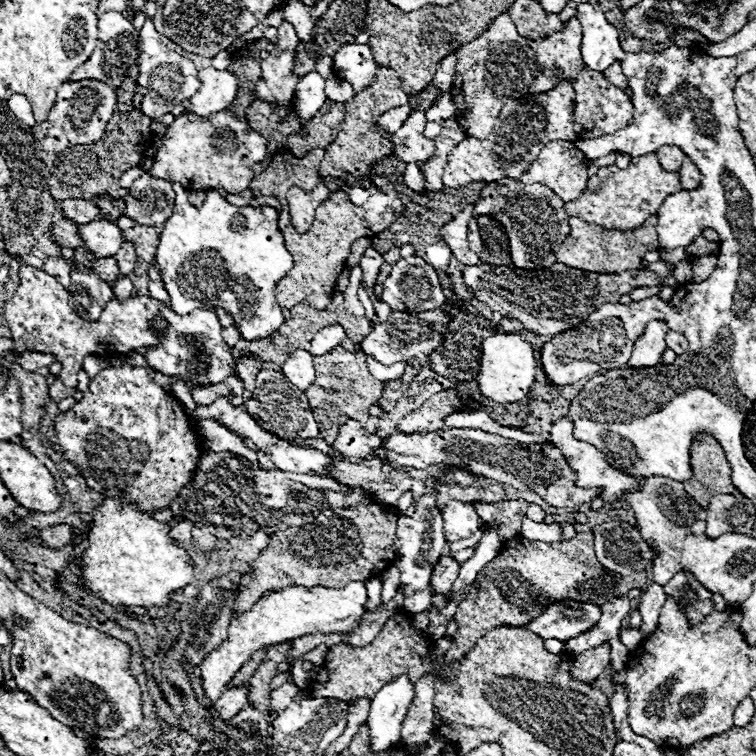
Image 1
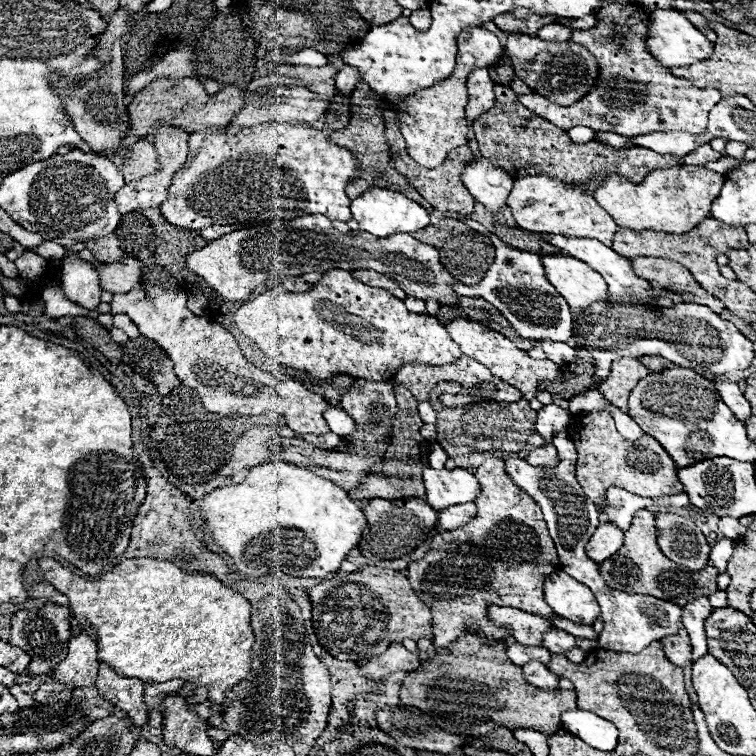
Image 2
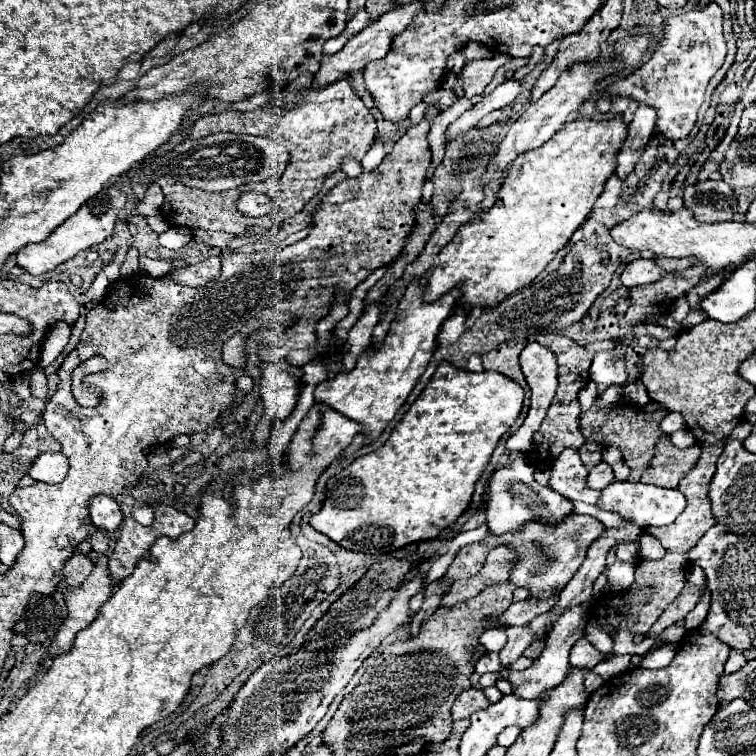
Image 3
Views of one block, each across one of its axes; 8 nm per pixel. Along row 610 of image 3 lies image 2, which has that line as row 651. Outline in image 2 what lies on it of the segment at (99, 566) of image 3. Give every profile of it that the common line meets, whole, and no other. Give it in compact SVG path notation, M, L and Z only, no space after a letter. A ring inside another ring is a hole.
M80 634L68 642L68 656L52 668L52 678L72 688L92 686L98 674L98 646L88 634Z

